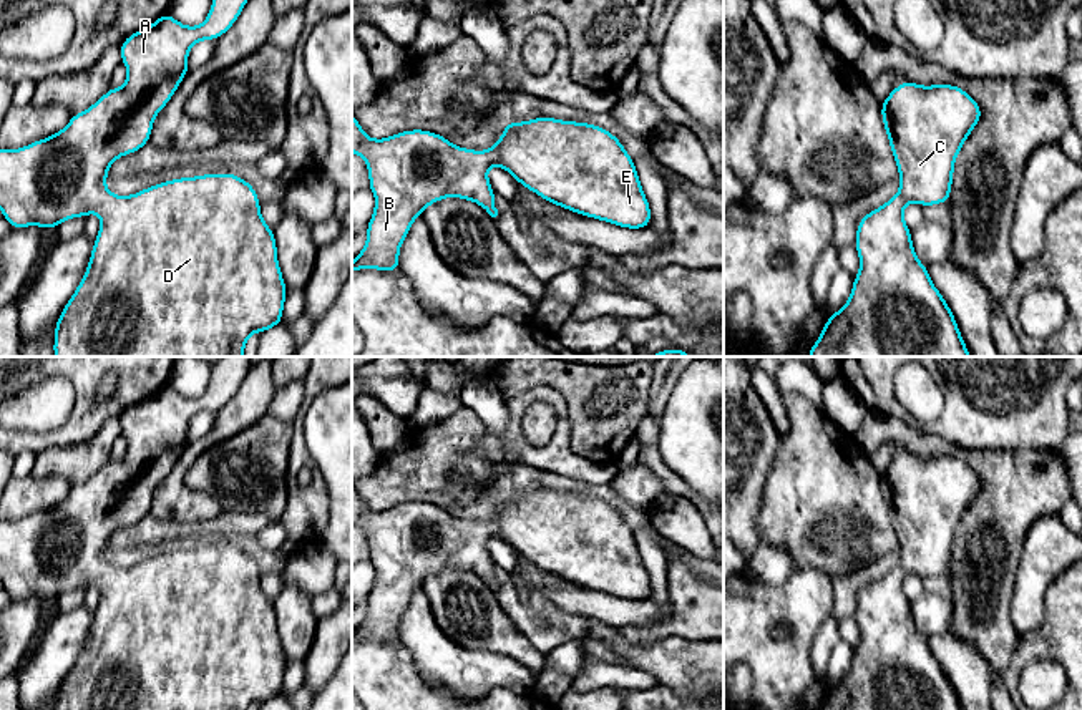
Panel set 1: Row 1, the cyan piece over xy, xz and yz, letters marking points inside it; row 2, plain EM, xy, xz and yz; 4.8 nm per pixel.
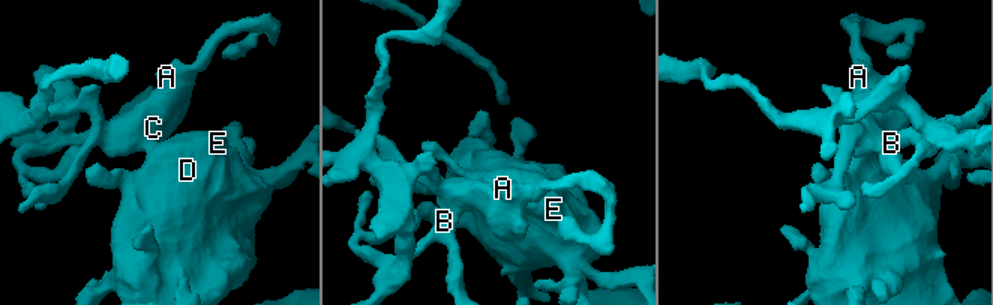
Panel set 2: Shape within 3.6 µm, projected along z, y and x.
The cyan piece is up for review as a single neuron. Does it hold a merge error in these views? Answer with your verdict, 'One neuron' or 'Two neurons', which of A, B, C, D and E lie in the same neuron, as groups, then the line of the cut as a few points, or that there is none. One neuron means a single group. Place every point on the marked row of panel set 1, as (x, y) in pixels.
One neuron. Groups: A B C D E. No split

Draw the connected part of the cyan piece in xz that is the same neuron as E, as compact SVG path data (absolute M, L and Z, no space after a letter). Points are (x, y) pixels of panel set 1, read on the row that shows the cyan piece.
M352 113L352 153L365 159L368 187L375 207L367 224L367 242L352 262L352 272L362 269L400 270L398 252L412 222L423 211L445 197L475 201L491 217L498 216L495 191L488 181L488 168L500 166L541 199L586 217L606 221L626 229L651 227L651 206L642 192L632 158L622 143L607 129L578 121L536 119L504 124L498 143L486 151L451 144L445 136L425 129L410 129L390 138L368 138Z

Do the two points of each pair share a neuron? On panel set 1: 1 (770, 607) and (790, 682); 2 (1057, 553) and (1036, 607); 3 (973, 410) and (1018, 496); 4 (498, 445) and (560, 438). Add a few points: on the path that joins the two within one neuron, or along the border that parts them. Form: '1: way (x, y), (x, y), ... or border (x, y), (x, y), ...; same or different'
1: way (765, 626), (765, 654), (775, 664); same
2: way (1044, 566), (1036, 574), (1036, 594); same
3: border (955, 445), (979, 450), (1033, 448); different
4: way (513, 450), (545, 453); same

